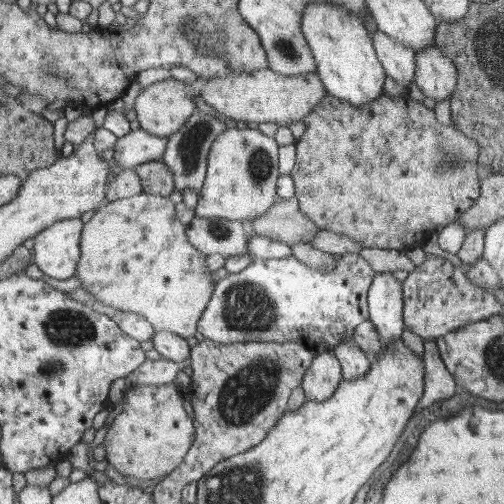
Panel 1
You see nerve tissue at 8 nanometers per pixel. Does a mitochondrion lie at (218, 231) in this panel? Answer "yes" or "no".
yes

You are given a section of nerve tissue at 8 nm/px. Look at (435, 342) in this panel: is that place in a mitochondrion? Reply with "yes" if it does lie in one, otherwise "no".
no

